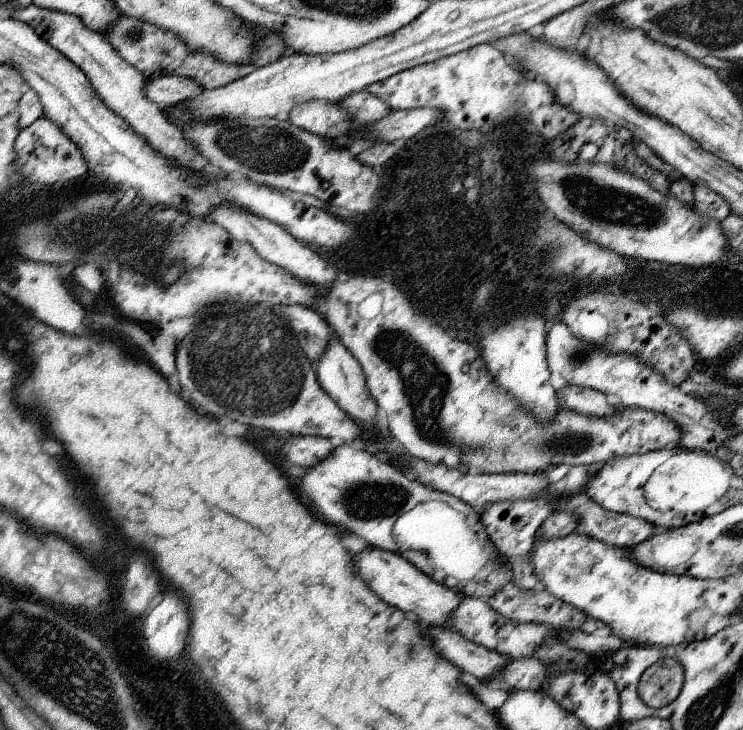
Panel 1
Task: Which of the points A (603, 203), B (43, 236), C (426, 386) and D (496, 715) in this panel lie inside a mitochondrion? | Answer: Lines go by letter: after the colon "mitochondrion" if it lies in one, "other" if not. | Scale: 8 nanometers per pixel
A: mitochondrion
B: mitochondrion
C: mitochondrion
D: other

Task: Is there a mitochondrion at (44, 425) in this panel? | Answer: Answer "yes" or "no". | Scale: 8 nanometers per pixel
no

